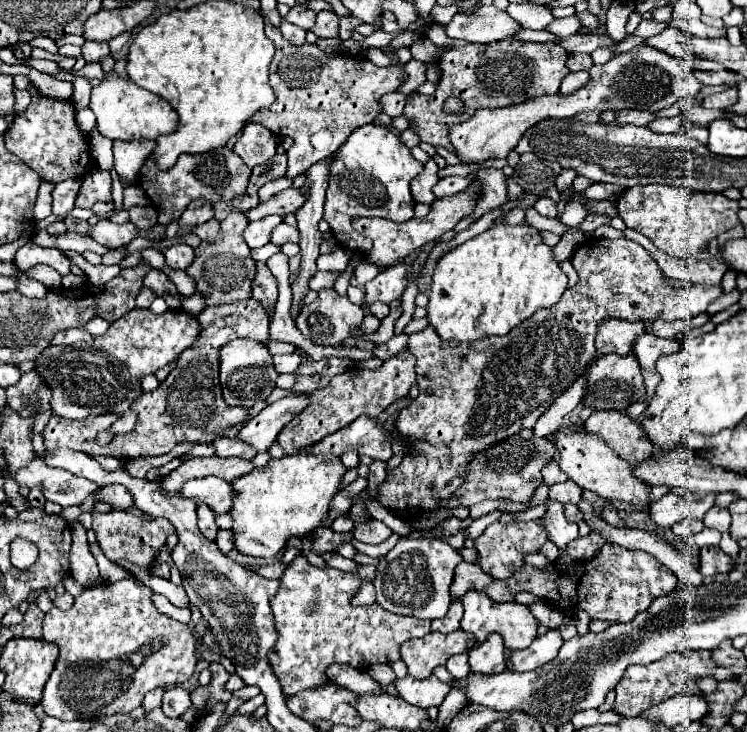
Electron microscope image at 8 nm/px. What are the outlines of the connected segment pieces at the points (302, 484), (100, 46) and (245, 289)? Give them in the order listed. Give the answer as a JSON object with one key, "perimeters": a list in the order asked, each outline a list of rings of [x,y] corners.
{"perimeters":[[[[293,453],[281,459],[271,459],[265,467],[253,469],[249,475],[231,483],[235,499],[231,505],[233,543],[243,555],[271,559],[289,541],[289,537],[303,537],[317,529],[329,513],[329,501],[337,493],[345,473],[341,459],[321,461],[321,455]]],[[[85,41],[81,49],[83,49],[83,57],[87,63],[101,61],[103,57],[109,55],[109,43],[105,41]]],[[[229,213],[225,221],[221,221],[219,235],[215,241],[201,241],[199,247],[195,247],[195,259],[185,269],[187,275],[195,281],[195,293],[203,295],[205,307],[211,305],[223,305],[233,301],[243,301],[251,297],[253,291],[253,277],[257,273],[255,261],[249,255],[249,247],[243,239],[243,229],[249,225],[243,213]]]]}

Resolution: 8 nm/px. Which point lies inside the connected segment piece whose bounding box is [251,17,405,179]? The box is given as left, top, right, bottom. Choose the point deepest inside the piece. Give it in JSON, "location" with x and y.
{"location":[321,98]}

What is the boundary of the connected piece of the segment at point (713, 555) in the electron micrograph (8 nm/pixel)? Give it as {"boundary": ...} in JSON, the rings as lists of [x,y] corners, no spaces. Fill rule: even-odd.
{"boundary":[[[701,549],[699,555],[699,573],[703,577],[713,577],[717,573],[729,573],[731,571],[731,559],[721,549]]]}

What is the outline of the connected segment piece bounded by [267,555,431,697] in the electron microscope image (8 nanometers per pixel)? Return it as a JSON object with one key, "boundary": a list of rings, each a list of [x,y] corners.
{"boundary":[[[303,555],[295,557],[279,579],[279,591],[271,599],[277,641],[269,649],[269,663],[277,675],[283,695],[291,697],[305,689],[325,685],[325,669],[331,663],[347,663],[367,671],[375,663],[393,663],[399,659],[399,647],[431,631],[431,621],[389,615],[374,602],[367,607],[353,607],[351,599],[363,581],[371,581],[375,567],[361,565],[355,573],[339,569],[313,567]]]}

